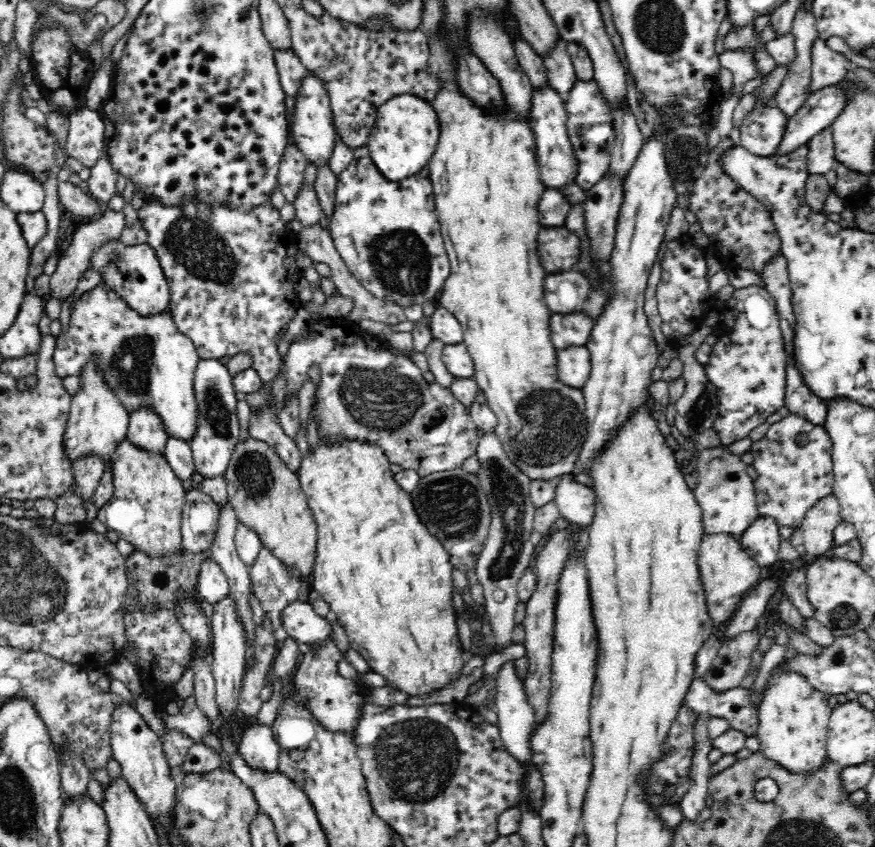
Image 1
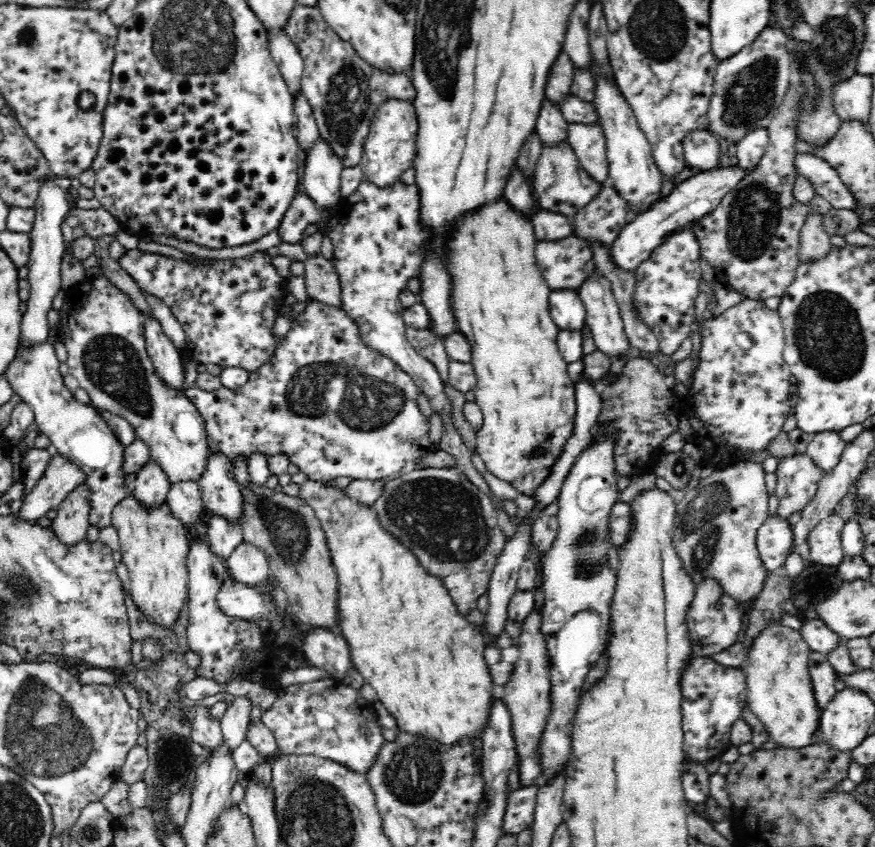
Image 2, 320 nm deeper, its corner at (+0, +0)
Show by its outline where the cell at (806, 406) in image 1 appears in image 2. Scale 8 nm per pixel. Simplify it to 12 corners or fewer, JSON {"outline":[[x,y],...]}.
{"outline":[[819,432],[807,455],[826,476],[847,443],[839,432]]}

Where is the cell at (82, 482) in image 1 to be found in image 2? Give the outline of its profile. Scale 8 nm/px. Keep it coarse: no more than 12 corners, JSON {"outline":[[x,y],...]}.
{"outline":[[78,485],[56,509],[51,528],[60,543],[86,539],[90,489]]}

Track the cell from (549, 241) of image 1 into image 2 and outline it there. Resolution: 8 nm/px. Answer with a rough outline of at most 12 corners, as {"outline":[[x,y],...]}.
{"outline":[[574,235],[539,241],[534,253],[551,291],[578,292],[597,271]]}

